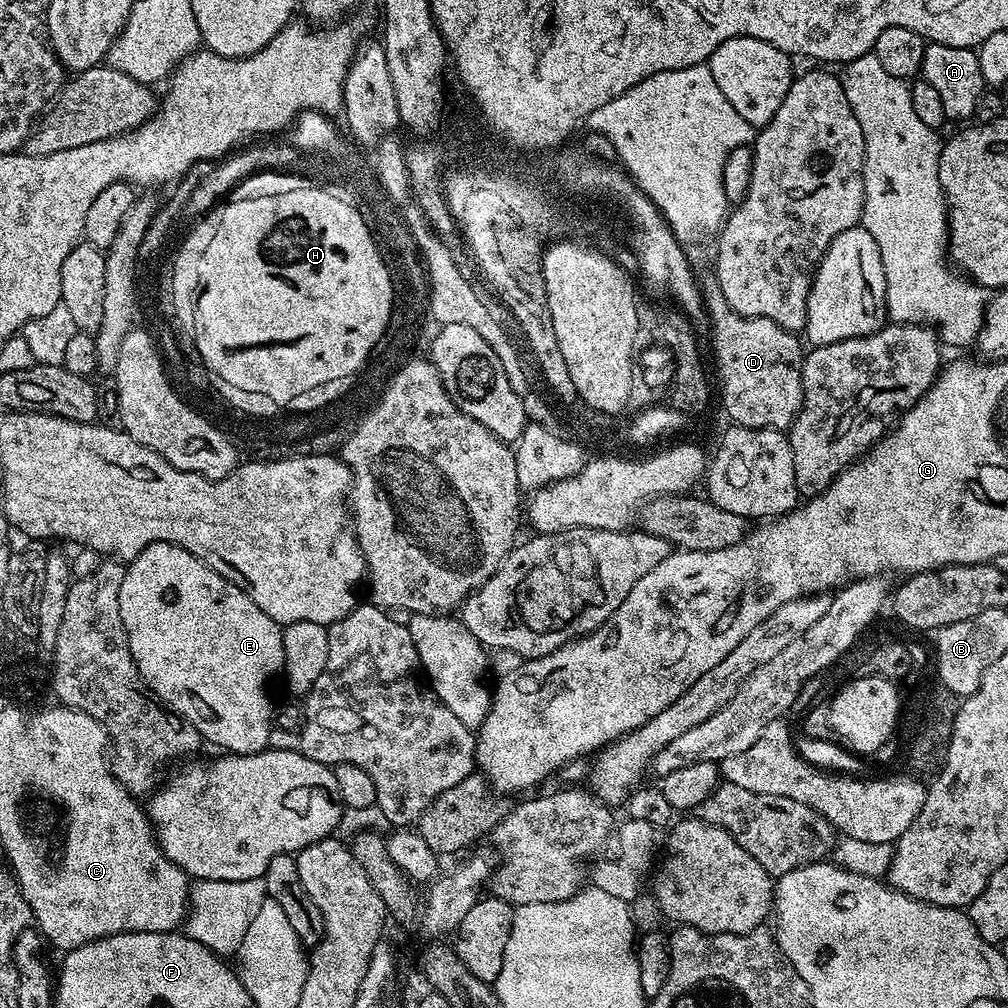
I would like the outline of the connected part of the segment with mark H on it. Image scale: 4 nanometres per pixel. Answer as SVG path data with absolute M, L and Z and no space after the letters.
M307 186L290 194L281 194L276 199L230 202L224 206L224 224L220 224L220 232L216 232L216 240L212 240L212 248L208 248L204 264L200 264L200 304L196 304L194 336L199 338L201 351L208 357L211 370L218 374L222 384L240 384L240 388L252 388L252 392L268 392L268 396L276 396L276 400L288 400L288 396L296 396L300 388L320 384L320 380L332 380L332 376L344 376L344 372L351 373L363 360L369 345L379 336L387 316L387 300L391 297L390 274L384 262L378 262L376 266L377 254L374 238L370 230L366 230L360 211L349 201L334 198L324 186Z

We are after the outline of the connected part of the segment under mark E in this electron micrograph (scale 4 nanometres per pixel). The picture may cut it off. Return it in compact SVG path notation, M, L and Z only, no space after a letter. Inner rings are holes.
M158 542L146 546L146 550L125 567L118 606L130 654L149 692L161 704L190 722L207 743L209 740L217 744L220 747L217 749L225 753L241 756L269 747L274 703L268 697L268 687L284 667L284 634L252 606L252 601L235 584L215 575L213 569L194 558L194 554L173 544Z

